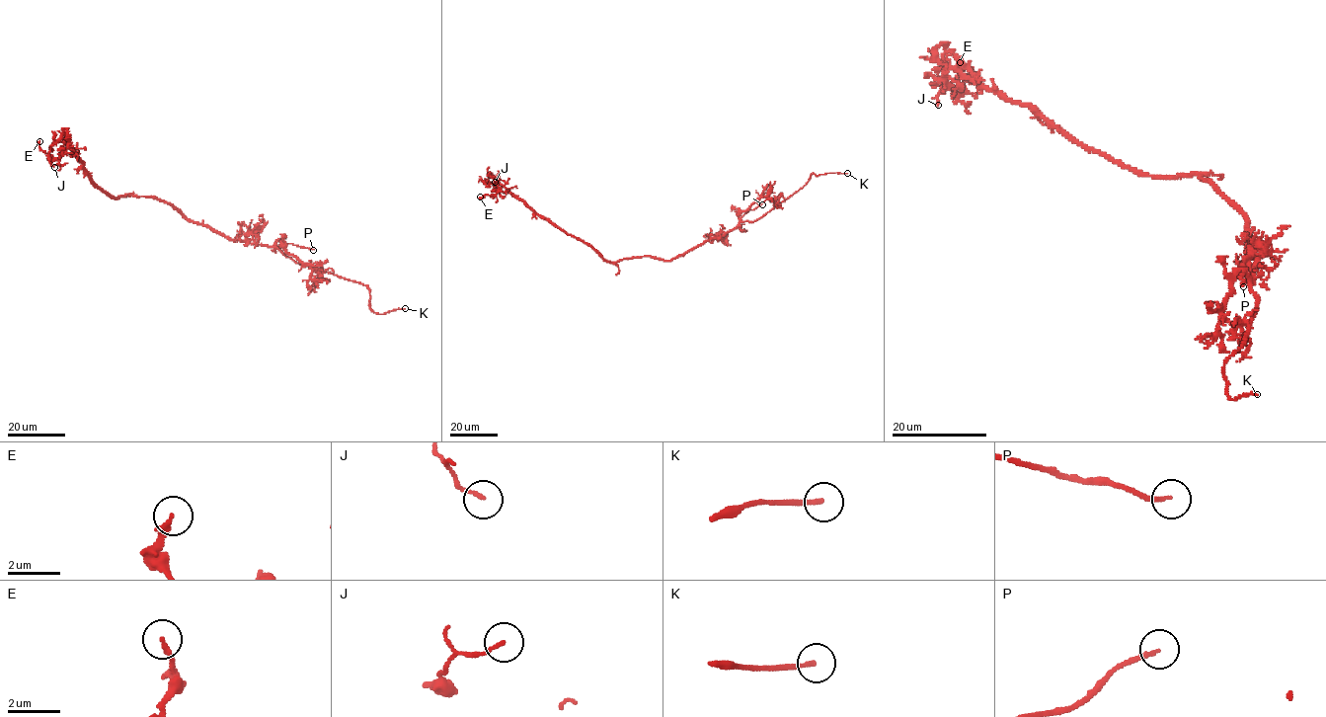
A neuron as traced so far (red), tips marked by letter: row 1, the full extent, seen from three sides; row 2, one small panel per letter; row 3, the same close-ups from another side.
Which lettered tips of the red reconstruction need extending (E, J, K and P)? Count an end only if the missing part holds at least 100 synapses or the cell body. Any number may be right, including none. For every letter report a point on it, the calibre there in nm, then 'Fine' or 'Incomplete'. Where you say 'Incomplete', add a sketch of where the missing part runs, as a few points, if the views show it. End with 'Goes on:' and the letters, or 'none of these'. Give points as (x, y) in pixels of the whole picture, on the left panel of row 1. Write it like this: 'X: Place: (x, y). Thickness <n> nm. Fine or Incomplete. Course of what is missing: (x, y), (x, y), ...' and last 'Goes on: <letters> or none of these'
E: Place: (39, 141). Thickness 180 nm. Fine
J: Place: (54, 167). Thickness 140 nm. Fine
K: Place: (405, 308). Thickness 170 nm. Incomplete. Course of what is missing: (405, 308), (418, 306), (420, 299)
P: Place: (313, 250). Thickness 140 nm. Fine
Goes on: K

